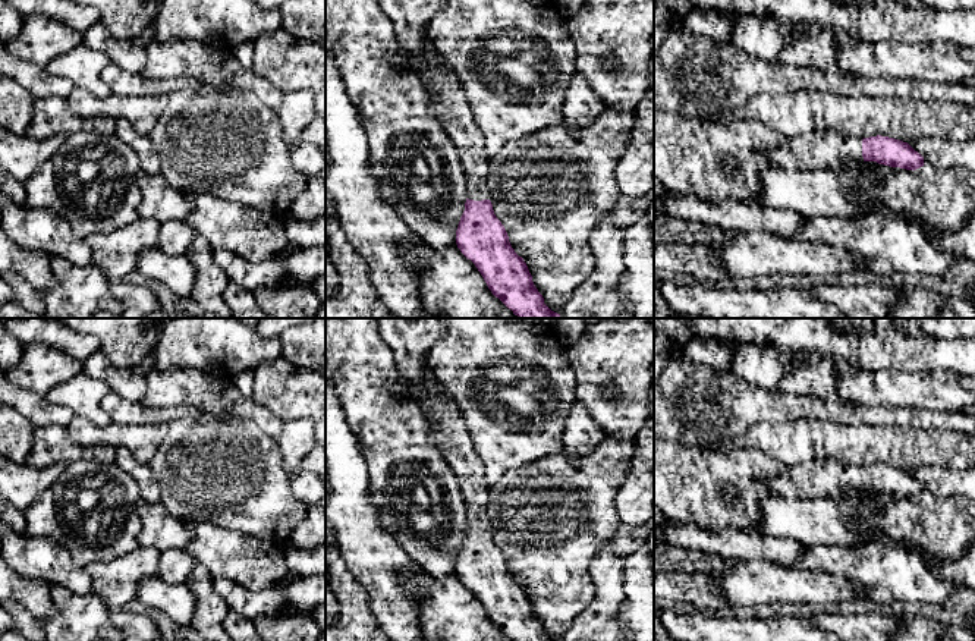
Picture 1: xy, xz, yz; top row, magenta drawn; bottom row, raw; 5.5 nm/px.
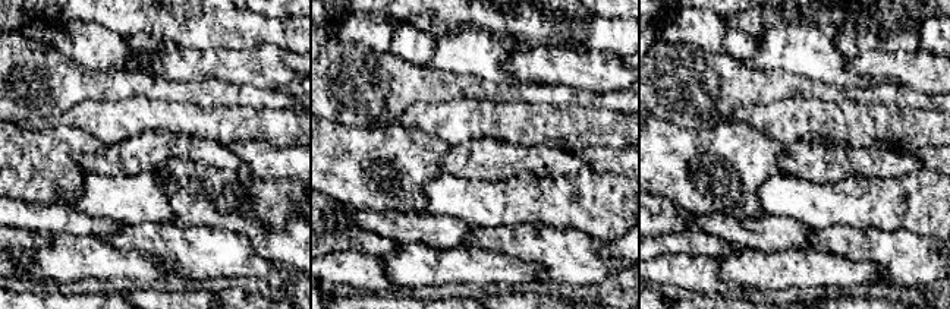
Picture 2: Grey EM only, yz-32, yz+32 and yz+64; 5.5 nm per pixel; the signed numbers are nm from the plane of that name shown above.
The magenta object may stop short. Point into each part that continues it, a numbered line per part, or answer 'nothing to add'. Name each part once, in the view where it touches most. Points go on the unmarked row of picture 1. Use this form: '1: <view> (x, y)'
1: yz (827, 477)

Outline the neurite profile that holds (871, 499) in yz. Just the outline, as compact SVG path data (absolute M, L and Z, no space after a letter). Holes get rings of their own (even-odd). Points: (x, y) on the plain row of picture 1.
M853 490L845 500L858 503L862 502L864 508L871 509L884 509L887 505L902 500L900 496L890 496L878 493L875 490Z

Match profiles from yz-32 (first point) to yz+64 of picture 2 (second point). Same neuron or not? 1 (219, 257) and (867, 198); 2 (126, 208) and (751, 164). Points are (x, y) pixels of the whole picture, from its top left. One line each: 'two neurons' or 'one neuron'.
1: two neurons
2: two neurons

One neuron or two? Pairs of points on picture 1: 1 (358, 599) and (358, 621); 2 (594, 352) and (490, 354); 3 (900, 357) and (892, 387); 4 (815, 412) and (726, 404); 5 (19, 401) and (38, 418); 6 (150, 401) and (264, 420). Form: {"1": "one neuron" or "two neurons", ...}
{"1": "one neuron", "2": "two neurons", "3": "two neurons", "4": "one neuron", "5": "one neuron", "6": "one neuron"}

